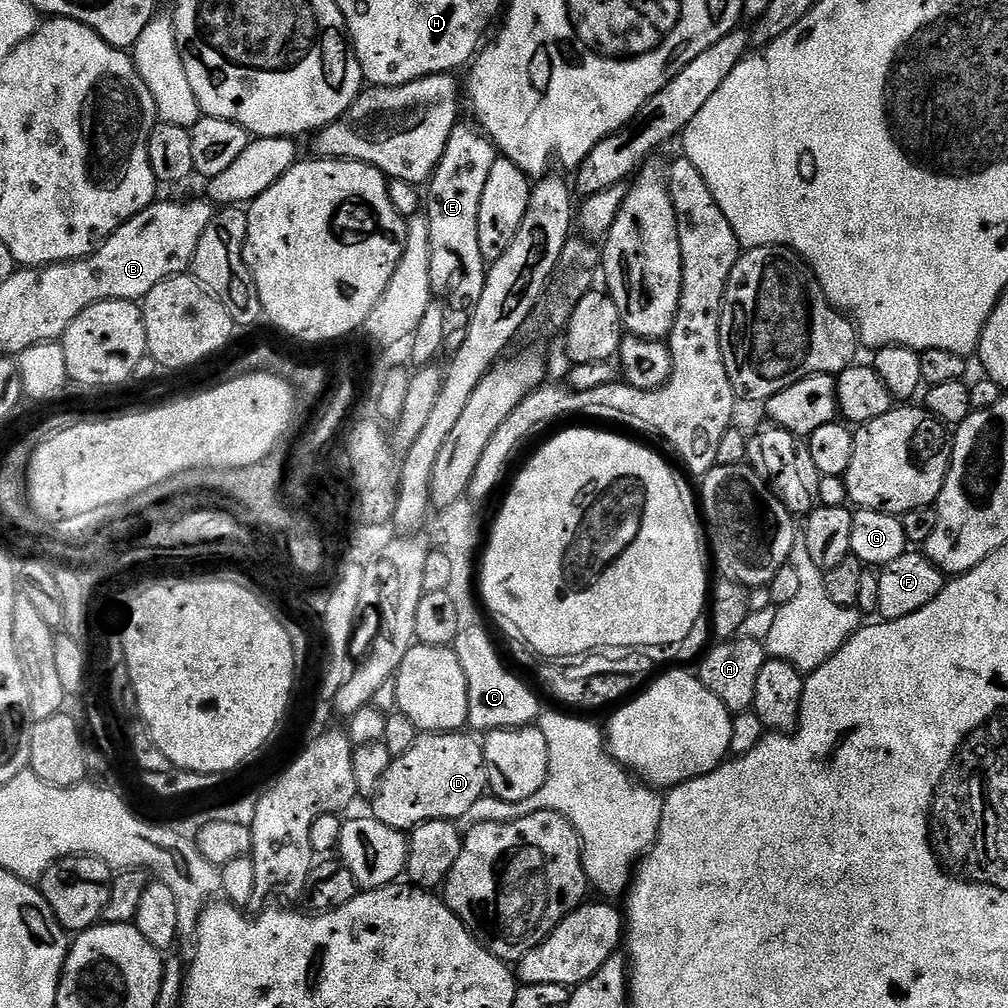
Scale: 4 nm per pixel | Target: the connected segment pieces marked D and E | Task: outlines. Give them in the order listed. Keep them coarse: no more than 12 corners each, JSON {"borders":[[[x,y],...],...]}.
{"borders":[[[424,734],[395,757],[371,819],[460,821],[488,788],[481,741]],[[457,123],[426,185],[430,286],[464,310],[488,277],[478,210],[498,159]]]}

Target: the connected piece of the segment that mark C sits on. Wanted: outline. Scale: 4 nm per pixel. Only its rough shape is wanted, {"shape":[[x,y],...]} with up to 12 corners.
{"shape":[[482,625],[454,647],[469,729],[539,721],[539,698],[500,661]]}

